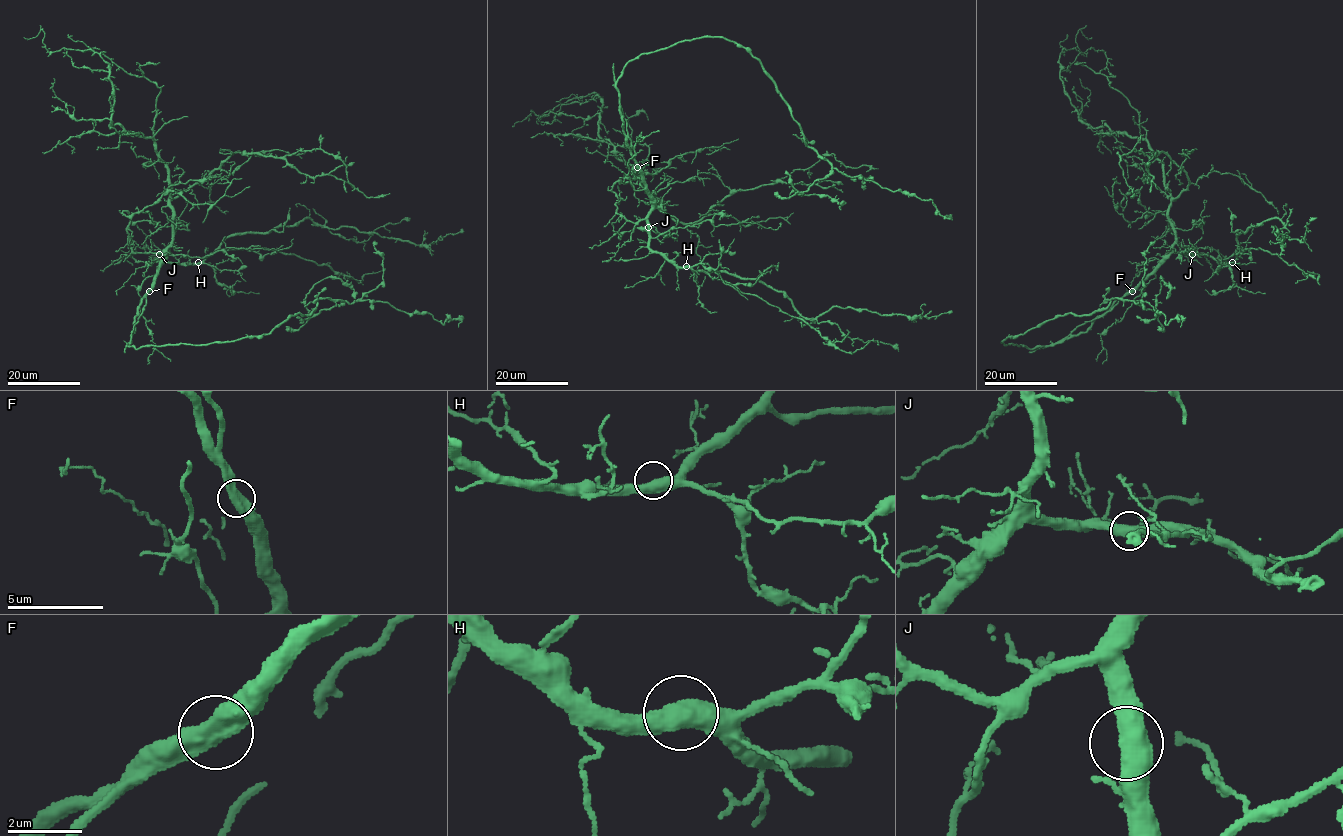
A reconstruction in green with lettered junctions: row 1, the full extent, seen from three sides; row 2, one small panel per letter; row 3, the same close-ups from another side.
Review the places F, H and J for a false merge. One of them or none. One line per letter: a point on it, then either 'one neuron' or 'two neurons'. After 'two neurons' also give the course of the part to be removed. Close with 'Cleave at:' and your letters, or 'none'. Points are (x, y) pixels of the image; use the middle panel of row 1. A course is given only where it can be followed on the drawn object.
F: (637, 167) | one neuron
H: (686, 266) | one neuron
J: (648, 227) | one neuron
Cleave at: none

